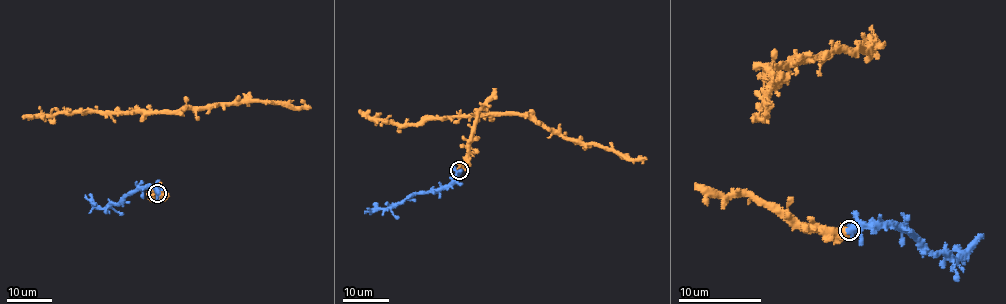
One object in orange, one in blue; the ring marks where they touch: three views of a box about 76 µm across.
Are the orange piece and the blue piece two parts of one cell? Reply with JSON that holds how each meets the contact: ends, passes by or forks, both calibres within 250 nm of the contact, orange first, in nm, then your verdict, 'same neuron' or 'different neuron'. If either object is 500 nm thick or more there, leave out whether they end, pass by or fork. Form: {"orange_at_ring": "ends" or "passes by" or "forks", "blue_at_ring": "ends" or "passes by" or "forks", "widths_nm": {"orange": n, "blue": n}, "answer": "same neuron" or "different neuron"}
{"widths_nm": {"orange": 460, "blue": 650}, "answer": "same neuron"}

